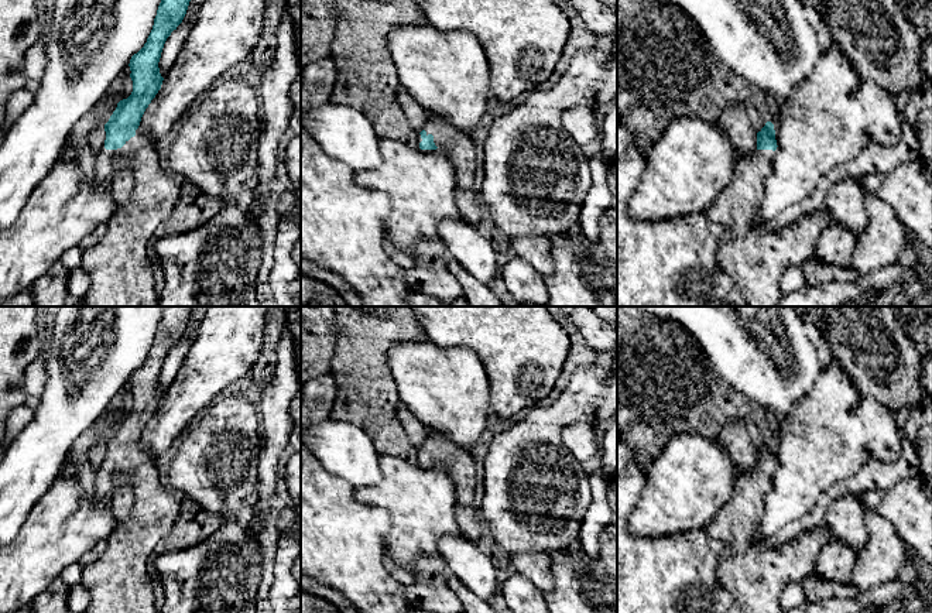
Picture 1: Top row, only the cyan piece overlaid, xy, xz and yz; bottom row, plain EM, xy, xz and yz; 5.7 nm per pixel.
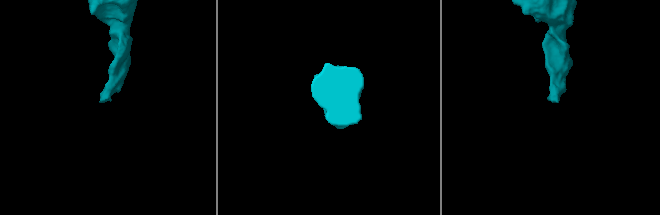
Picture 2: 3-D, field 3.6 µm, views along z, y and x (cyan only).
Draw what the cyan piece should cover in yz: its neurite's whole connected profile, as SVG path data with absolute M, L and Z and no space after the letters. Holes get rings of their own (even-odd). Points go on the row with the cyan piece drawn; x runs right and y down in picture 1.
M767 121L757 133L757 150L736 162L730 185L705 210L709 220L731 230L733 236L719 243L716 260L740 290L747 306L779 306L784 297L779 288L781 275L787 268L803 266L813 257L818 239L832 223L829 210L820 208L801 215L795 222L777 230L764 232L754 227L755 223L764 222L760 218L763 184L771 172L771 160L777 147L774 124Z

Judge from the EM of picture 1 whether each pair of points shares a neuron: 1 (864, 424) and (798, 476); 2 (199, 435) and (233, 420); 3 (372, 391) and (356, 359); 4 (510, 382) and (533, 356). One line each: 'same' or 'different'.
1: same
2: same
3: same
4: same

